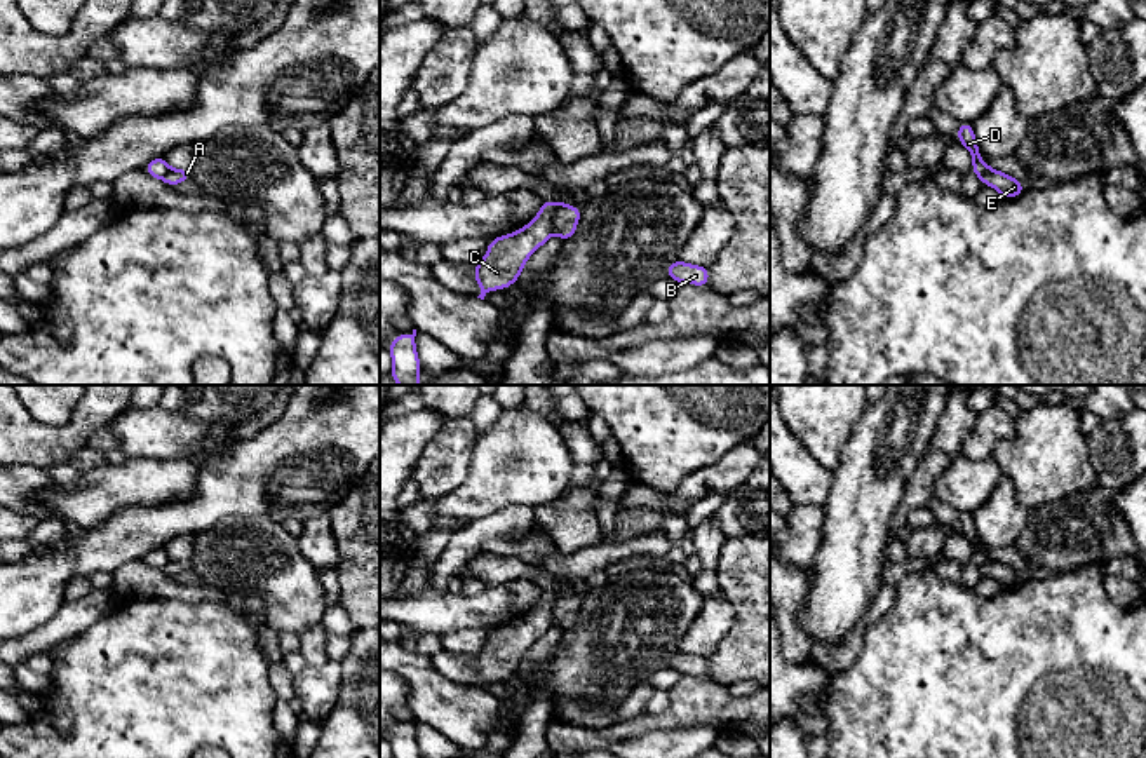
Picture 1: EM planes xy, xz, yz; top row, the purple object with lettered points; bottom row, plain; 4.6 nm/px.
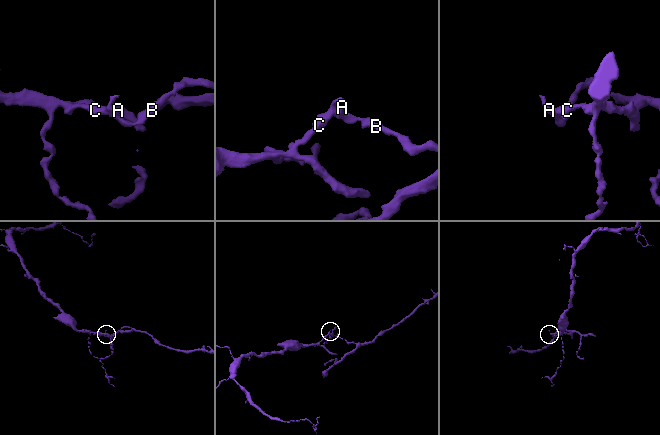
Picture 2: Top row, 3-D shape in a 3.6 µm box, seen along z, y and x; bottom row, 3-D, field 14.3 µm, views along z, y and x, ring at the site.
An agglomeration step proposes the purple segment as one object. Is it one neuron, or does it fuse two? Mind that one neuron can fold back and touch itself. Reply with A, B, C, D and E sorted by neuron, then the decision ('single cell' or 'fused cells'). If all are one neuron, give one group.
groups A B E / C D; fused cells

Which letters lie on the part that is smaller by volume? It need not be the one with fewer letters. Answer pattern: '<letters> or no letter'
A, B, E

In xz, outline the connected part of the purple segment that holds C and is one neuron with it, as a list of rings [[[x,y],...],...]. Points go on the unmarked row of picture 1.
[[[543,591],[529,615],[489,631],[484,648],[474,655],[481,678],[477,688],[484,690],[488,681],[507,680],[521,667],[528,648],[550,629],[554,603],[563,594],[566,592]]]

